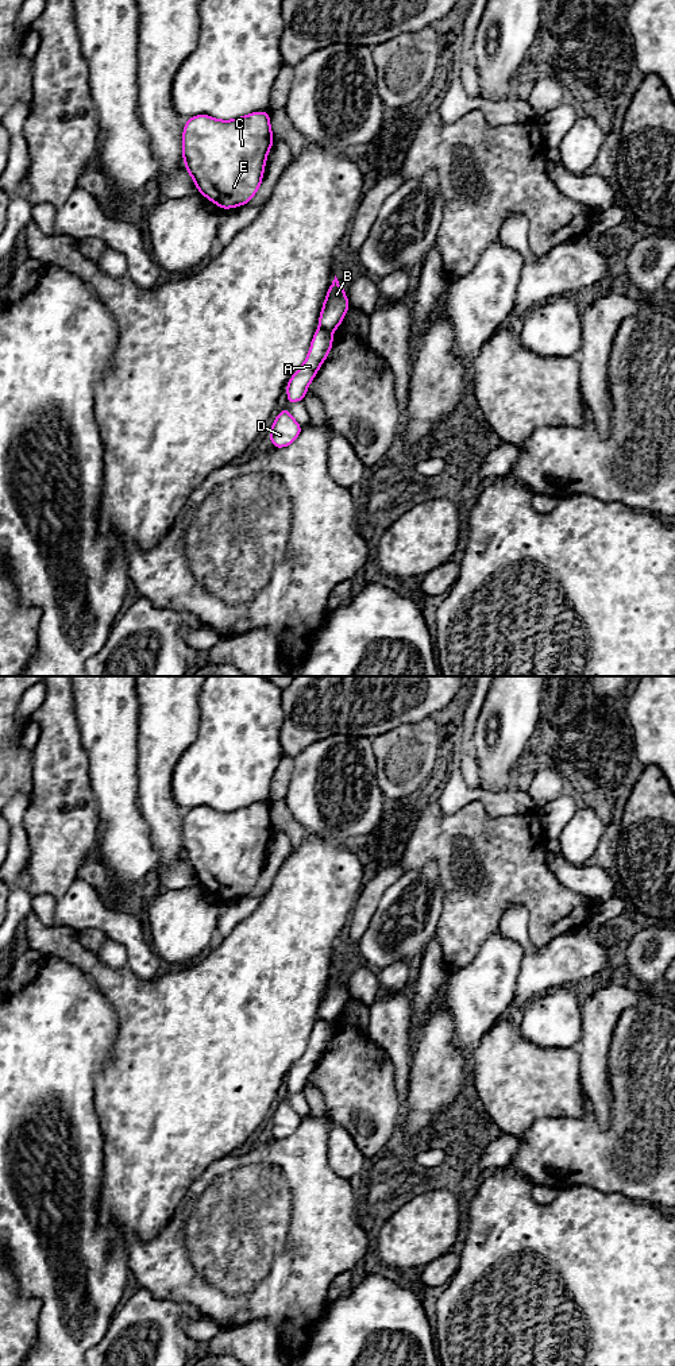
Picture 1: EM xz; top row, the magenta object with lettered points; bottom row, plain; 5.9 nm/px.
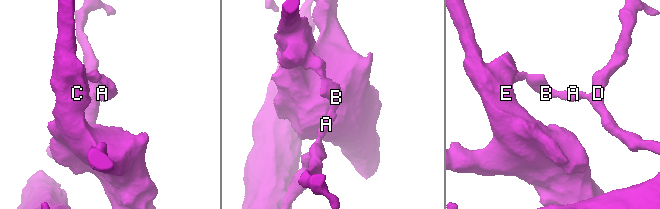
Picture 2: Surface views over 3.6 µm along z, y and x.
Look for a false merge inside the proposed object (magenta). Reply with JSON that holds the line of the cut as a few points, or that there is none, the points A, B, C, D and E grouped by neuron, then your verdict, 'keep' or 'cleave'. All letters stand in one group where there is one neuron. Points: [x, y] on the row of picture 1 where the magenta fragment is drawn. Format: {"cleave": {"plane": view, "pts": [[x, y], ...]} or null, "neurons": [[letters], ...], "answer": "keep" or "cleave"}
{"cleave": {"plane": "xz", "pts": [[320, 325], [331, 332]]}, "neurons": [["A", "D"], ["B", "C", "E"]], "answer": "cleave"}

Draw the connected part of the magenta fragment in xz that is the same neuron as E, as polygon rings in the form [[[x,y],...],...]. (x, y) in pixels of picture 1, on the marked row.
[[[270,112],[235,120],[197,115],[186,120],[182,155],[198,192],[223,211],[247,204],[258,192],[273,146]]]

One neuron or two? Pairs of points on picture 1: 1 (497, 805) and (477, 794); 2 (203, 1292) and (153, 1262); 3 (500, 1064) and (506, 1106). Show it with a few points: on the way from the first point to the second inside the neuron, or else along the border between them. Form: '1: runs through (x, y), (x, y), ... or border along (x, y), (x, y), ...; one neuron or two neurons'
1: runs through (492, 802), (482, 795); one neuron
2: runs through (191, 1289), (165, 1270); one neuron
3: runs through (506, 1075), (506, 1095); one neuron

